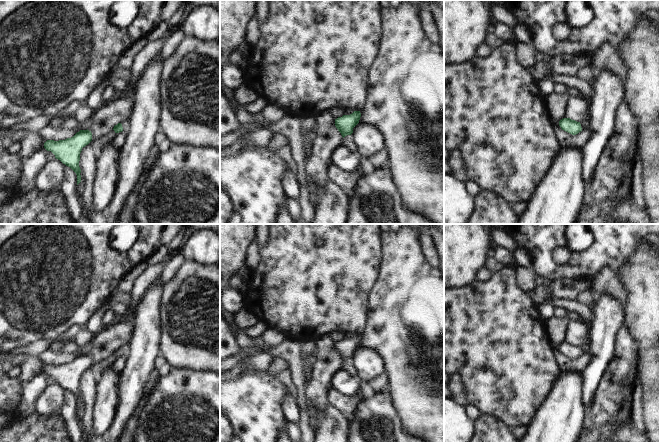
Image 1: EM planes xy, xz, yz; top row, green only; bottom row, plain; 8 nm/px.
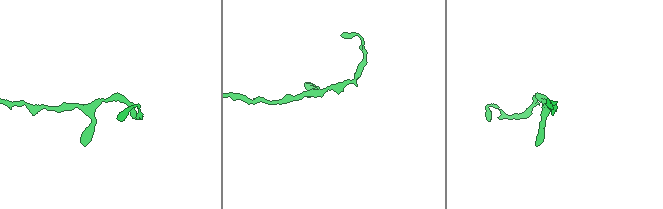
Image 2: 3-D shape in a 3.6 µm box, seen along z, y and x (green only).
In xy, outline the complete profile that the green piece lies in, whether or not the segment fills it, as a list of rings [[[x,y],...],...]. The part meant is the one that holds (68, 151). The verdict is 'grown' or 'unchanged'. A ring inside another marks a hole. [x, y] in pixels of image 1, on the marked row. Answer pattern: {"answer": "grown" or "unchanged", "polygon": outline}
{"answer": "unchanged", "polygon": [[[80,130],[73,137],[65,140],[47,140],[44,148],[51,151],[55,158],[70,167],[77,175],[77,185],[81,182],[81,169],[79,167],[80,153],[82,148],[92,141],[92,133],[87,130]]]}

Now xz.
{"answer": "grown", "polygon": [[[354,111],[350,115],[343,115],[335,119],[335,126],[341,133],[343,140],[341,145],[357,154],[356,146],[353,142],[353,128],[359,123],[361,117],[360,111]]]}

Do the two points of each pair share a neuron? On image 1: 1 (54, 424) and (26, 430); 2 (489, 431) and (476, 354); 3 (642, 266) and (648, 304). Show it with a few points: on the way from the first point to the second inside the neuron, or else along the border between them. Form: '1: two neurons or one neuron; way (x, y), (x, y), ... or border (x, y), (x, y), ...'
1: one neuron; way (47, 430), (33, 430)
2: two neurons; border (481, 412), (492, 414), (500, 418), (507, 425)
3: one neuron; way (646, 275), (648, 279), (648, 295)

